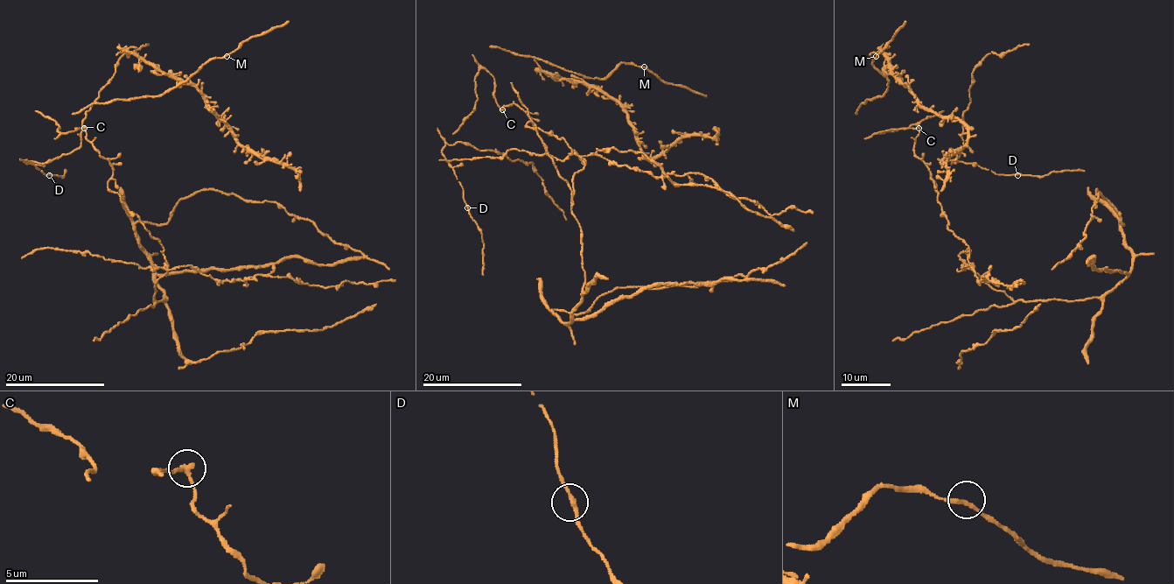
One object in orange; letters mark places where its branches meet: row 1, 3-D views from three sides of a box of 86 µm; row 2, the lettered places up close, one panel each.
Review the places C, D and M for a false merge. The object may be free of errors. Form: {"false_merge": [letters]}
{"false_merge": ["C"]}

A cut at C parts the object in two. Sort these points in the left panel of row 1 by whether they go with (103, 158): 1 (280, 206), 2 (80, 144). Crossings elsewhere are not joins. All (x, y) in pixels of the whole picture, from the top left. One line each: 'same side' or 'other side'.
1: same side
2: other side

